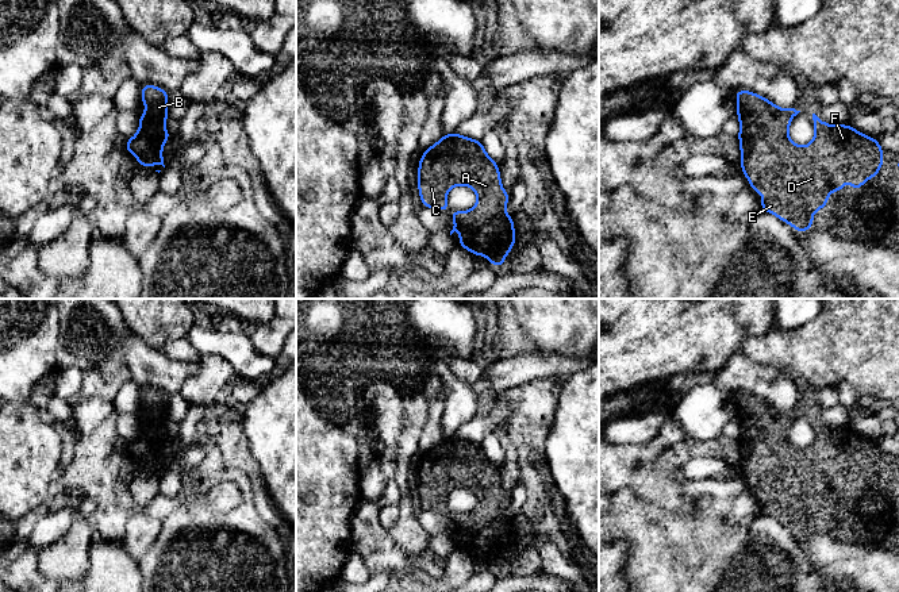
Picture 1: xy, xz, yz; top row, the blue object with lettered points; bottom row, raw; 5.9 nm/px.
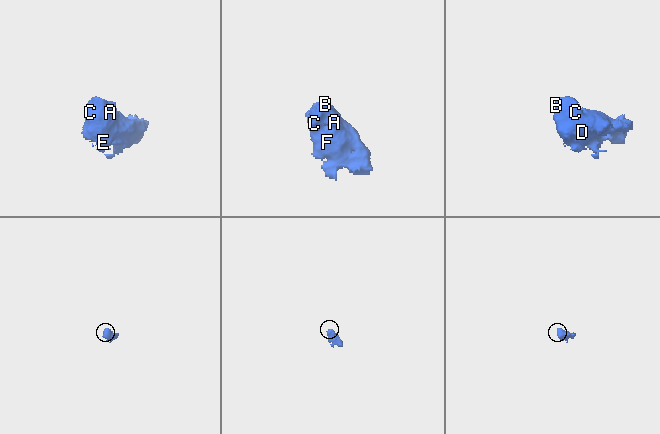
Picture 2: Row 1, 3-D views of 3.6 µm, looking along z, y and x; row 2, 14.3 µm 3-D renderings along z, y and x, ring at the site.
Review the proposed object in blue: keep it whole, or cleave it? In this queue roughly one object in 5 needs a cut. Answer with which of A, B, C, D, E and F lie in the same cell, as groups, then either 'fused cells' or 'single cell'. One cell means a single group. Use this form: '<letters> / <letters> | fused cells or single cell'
A B C D E F | single cell

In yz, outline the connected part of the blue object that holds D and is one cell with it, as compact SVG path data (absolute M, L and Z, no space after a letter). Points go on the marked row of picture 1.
M737 89L737 118L739 166L750 188L761 195L761 211L773 214L781 222L795 227L802 235L814 226L814 211L829 204L829 191L835 195L845 188L845 151L850 151L850 188L860 192L868 178L876 178L883 166L883 147L877 138L857 131L850 124L827 124L812 114L815 137L807 146L795 145L788 137L788 127L800 112L795 108L779 108L769 99L746 89Z

